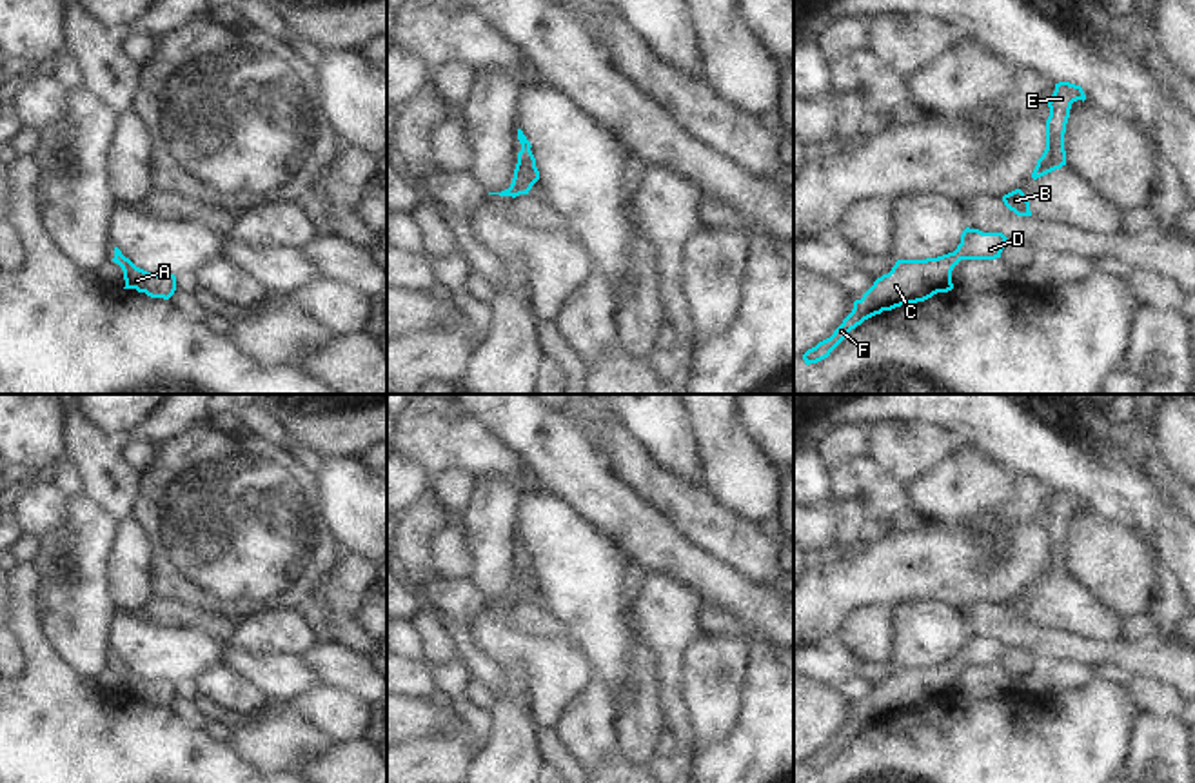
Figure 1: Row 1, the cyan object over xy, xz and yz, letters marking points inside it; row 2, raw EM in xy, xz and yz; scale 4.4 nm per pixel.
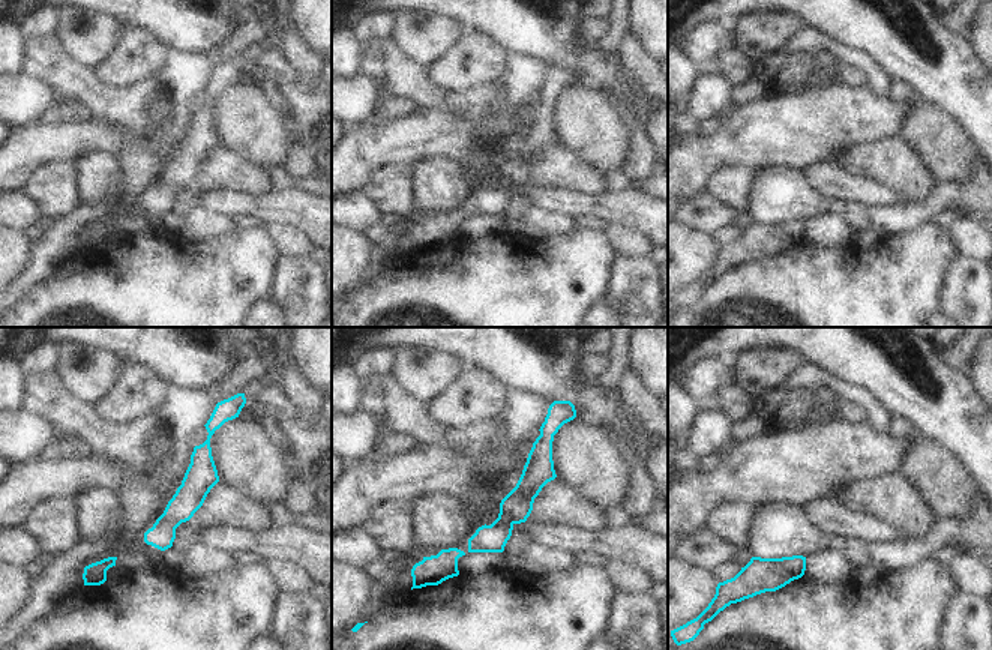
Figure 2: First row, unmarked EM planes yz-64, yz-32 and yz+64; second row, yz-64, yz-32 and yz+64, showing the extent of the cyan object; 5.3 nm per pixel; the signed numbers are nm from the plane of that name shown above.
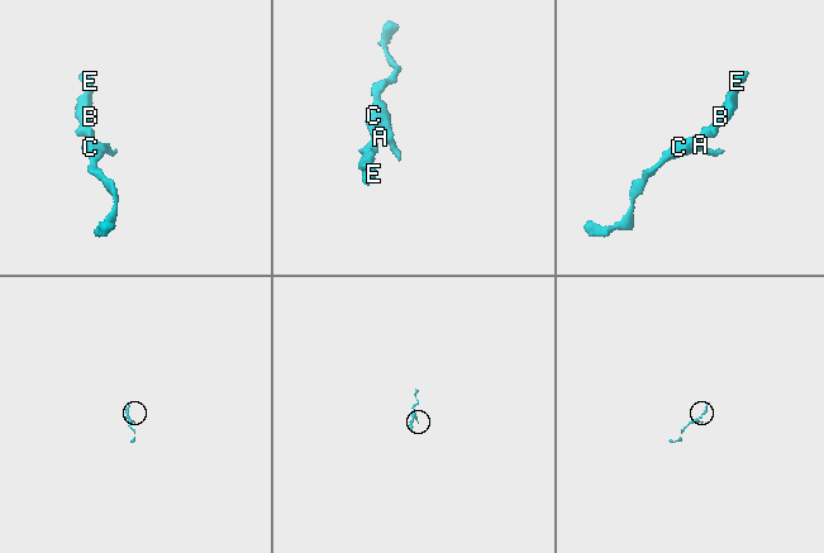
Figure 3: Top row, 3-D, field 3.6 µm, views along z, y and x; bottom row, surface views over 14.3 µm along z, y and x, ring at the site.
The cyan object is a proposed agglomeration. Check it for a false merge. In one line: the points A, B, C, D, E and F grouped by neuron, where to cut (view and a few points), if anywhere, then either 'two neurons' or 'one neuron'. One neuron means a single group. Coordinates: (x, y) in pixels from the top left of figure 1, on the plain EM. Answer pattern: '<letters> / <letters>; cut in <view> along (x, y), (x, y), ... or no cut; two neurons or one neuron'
A B C D E F; no cut; one neuron

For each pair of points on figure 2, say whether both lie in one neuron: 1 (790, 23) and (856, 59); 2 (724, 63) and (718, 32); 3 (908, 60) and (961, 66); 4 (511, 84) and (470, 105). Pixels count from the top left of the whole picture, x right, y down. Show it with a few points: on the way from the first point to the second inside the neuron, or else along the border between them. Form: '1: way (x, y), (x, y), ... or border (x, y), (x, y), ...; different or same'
1: border (806, 27), (800, 29), (781, 50); different
2: border (733, 44), (704, 57), (698, 63); different
3: way (922, 62), (932, 69), (947, 68); same
4: way (500, 95), (489, 105), (480, 105); same

